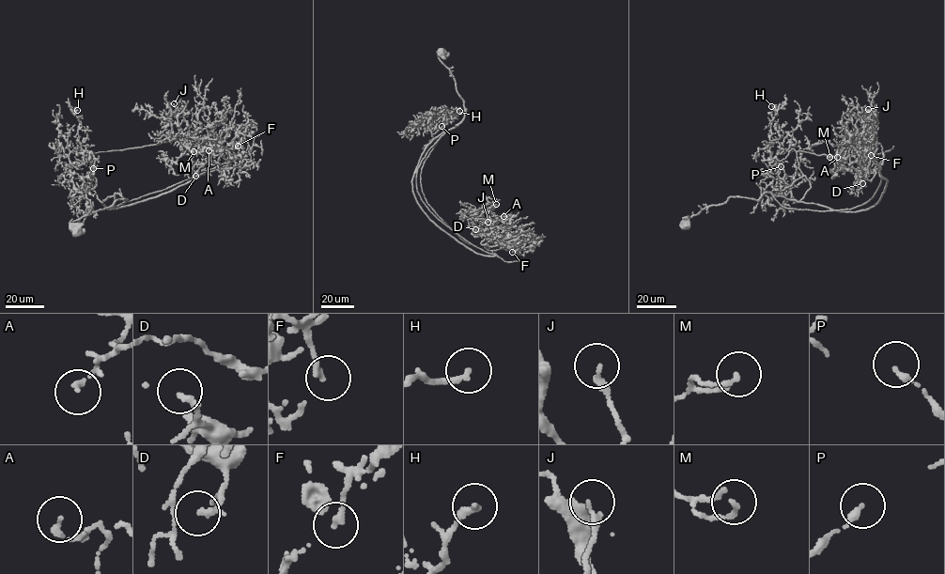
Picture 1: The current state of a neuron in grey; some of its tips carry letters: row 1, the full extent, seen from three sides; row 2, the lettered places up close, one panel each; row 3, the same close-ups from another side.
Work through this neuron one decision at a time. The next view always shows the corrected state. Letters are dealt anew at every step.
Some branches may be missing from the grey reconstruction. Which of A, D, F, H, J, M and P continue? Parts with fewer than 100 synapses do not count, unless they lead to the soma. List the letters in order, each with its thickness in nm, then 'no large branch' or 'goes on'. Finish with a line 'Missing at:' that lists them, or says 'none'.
A: 180 nm | no large branch
D: 200 nm | no large branch
F: 180 nm | no large branch
H: 200 nm | no large branch
J: 240 nm | no large branch
M: 150 nm | no large branch
P: 190 nm | no large branch
Missing at: none

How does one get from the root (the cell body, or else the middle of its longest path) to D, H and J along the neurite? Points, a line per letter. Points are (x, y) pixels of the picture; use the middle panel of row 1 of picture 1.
D: (441, 53), (464, 116), (422, 161), (417, 192), (437, 218), (495, 255), (481, 242), (497, 233), (475, 229)
H: (441, 53), (438, 53), (438, 58), (455, 80), (464, 116), (423, 148), (442, 132), (443, 115), (459, 111)
J: (441, 53), (464, 116), (422, 161), (417, 192), (495, 255), (481, 242), (497, 233), (472, 233), (487, 222)

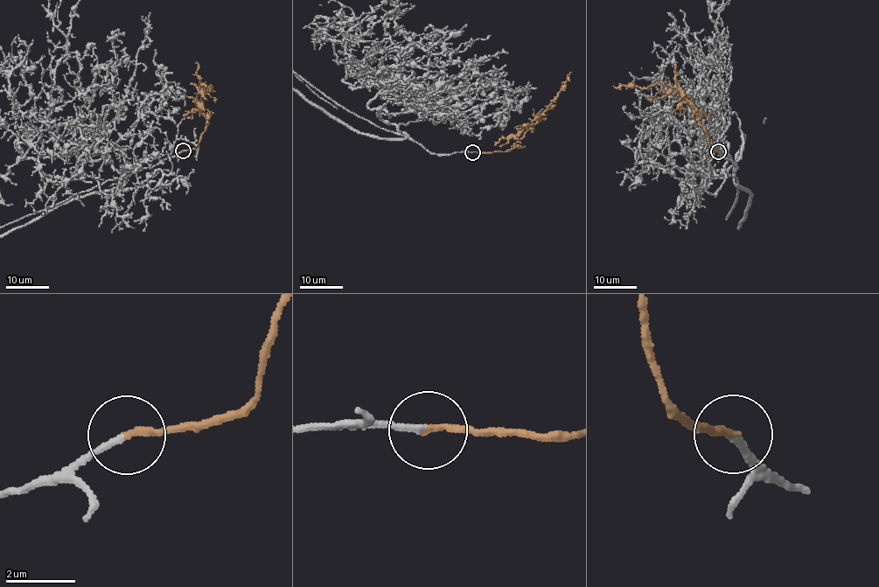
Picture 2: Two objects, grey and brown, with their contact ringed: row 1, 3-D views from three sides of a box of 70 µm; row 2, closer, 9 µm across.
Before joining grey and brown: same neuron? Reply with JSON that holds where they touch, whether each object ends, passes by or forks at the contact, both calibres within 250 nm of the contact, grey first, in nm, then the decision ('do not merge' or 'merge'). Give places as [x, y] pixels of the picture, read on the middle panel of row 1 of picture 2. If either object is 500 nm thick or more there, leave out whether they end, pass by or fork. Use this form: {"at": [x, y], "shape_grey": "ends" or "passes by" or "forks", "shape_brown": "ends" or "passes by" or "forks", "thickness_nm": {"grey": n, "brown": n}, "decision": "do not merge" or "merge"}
{"at": [472, 152], "shape_grey": "ends", "shape_brown": "ends", "thickness_nm": {"grey": 180, "brown": 170}, "decision": "merge"}

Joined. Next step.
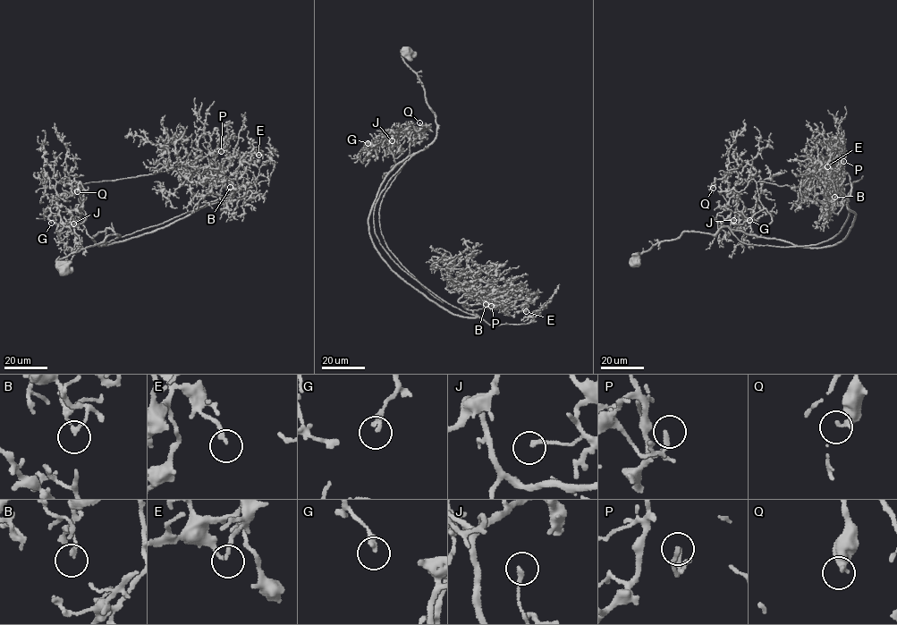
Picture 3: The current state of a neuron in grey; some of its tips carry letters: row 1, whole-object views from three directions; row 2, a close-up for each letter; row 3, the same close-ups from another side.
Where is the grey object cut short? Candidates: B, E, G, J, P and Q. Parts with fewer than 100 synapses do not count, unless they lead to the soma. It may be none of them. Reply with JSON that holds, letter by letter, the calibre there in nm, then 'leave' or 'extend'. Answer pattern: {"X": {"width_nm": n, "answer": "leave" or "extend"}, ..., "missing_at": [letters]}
{"B": {"width_nm": 160, "answer": "leave"}, "E": {"width_nm": 150, "answer": "leave"}, "G": {"width_nm": 240, "answer": "leave"}, "J": {"width_nm": 160, "answer": "leave"}, "P": {"width_nm": 190, "answer": "leave"}, "Q": {"width_nm": 260, "answer": "leave"}, "missing_at": []}

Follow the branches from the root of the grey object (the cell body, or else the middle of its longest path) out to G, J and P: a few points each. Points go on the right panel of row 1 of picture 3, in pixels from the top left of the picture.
G: (635, 260), (684, 232), (761, 236), (772, 221), (764, 208), (732, 223), (736, 211), (751, 209), (749, 220)
J: (635, 260), (684, 232), (715, 234), (727, 226), (761, 236), (772, 221), (764, 208), (747, 221), (733, 220)
P: (635, 260), (684, 232), (724, 226), (758, 245), (831, 239), (849, 213), (843, 161)

